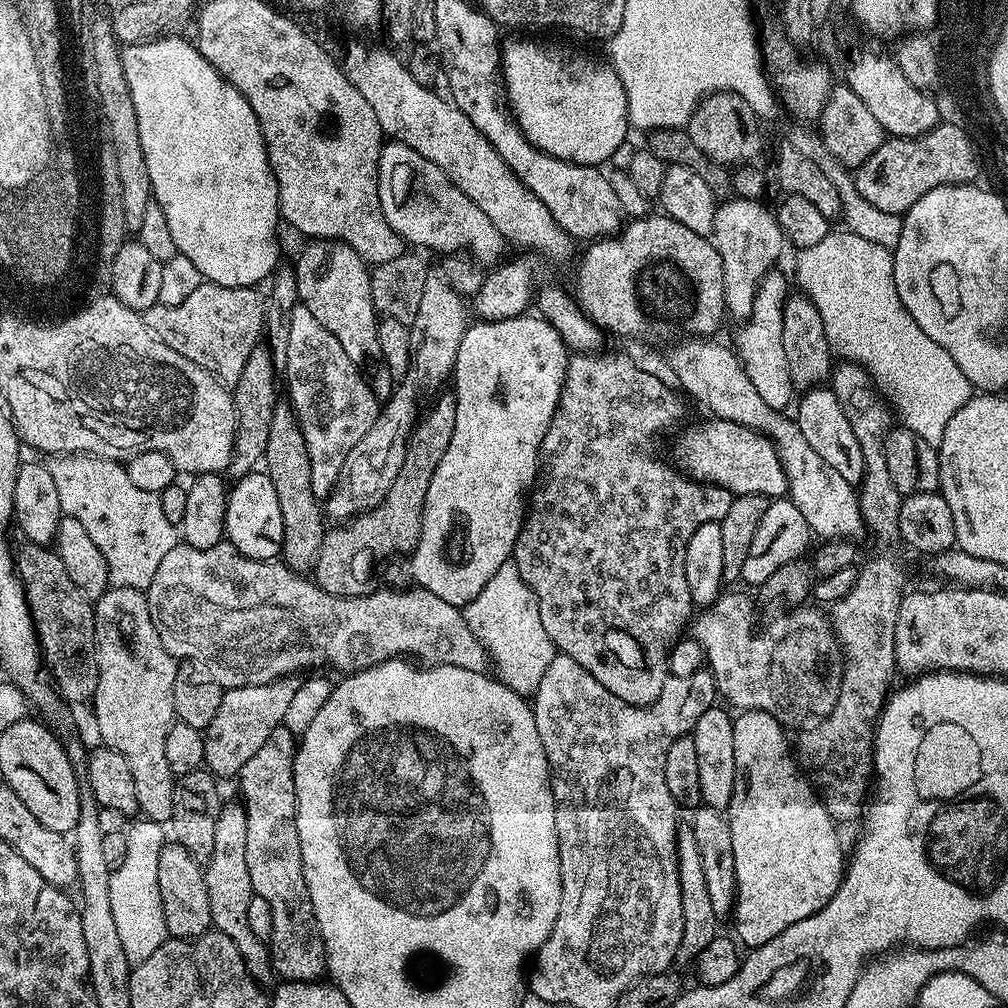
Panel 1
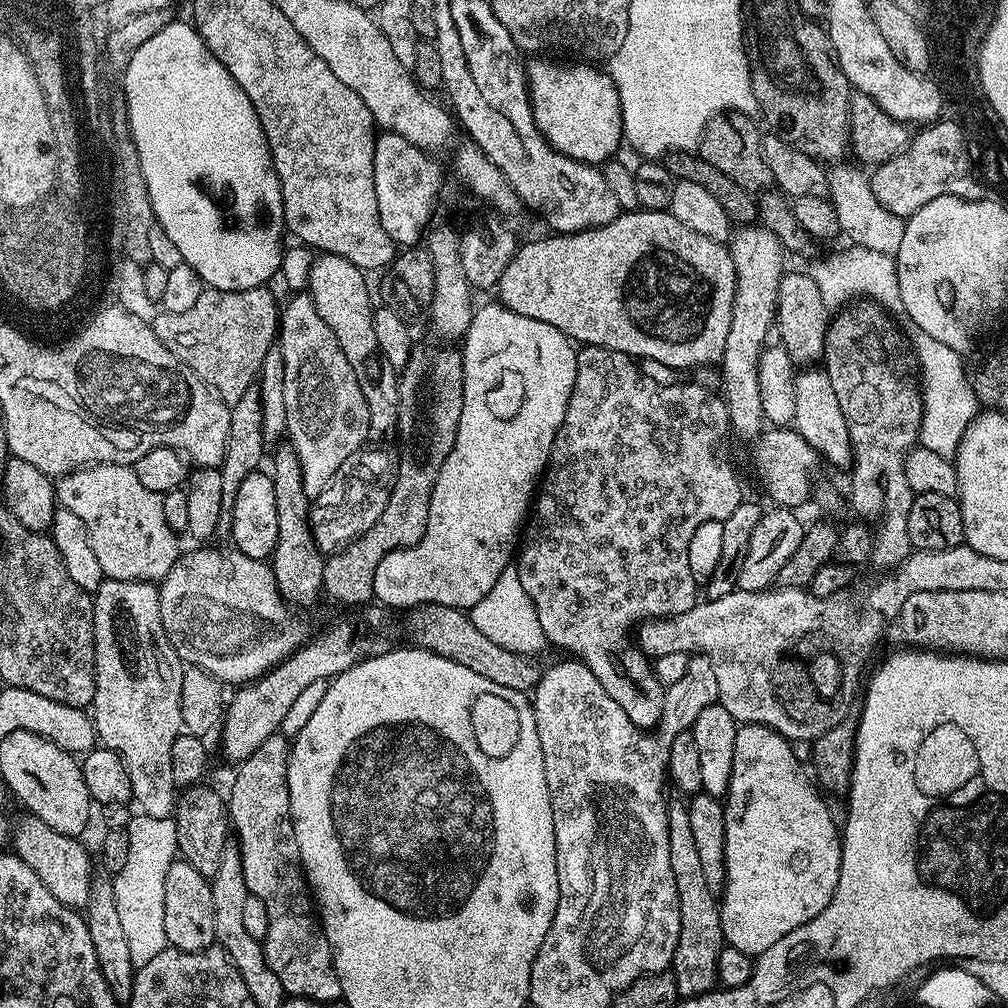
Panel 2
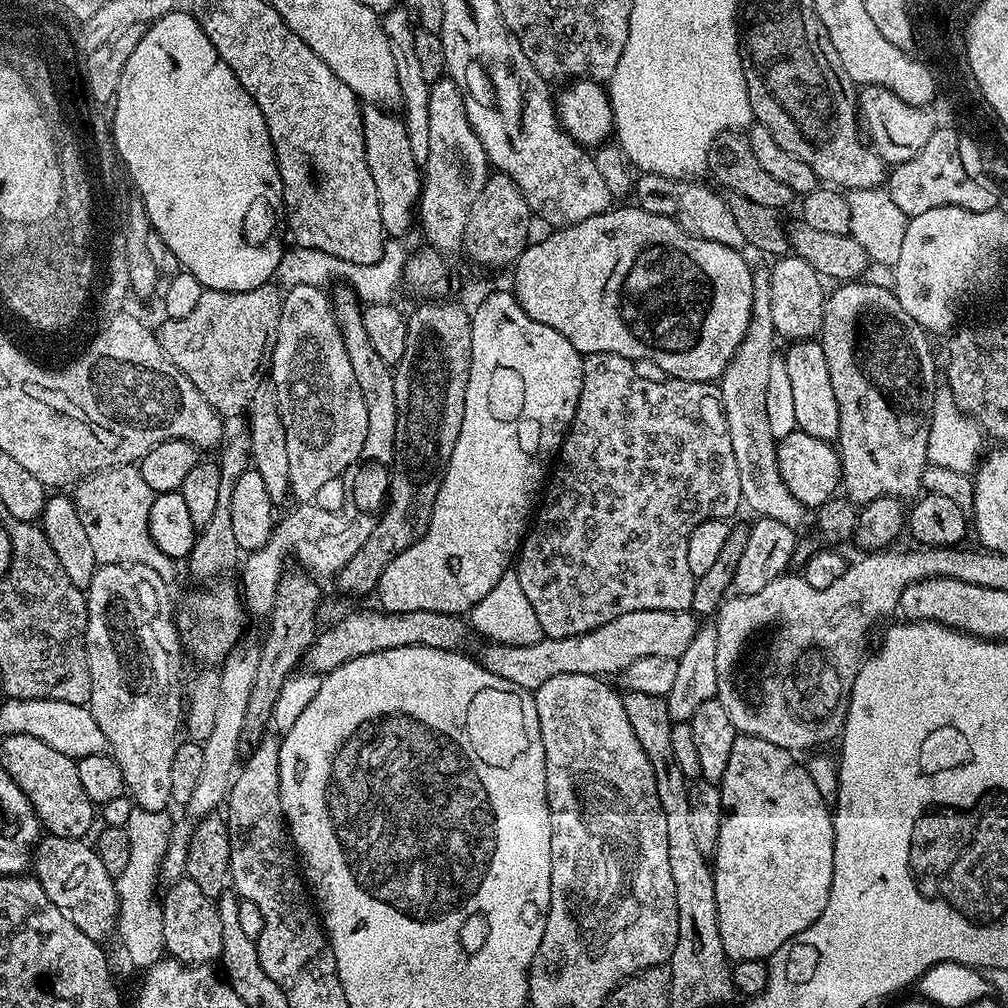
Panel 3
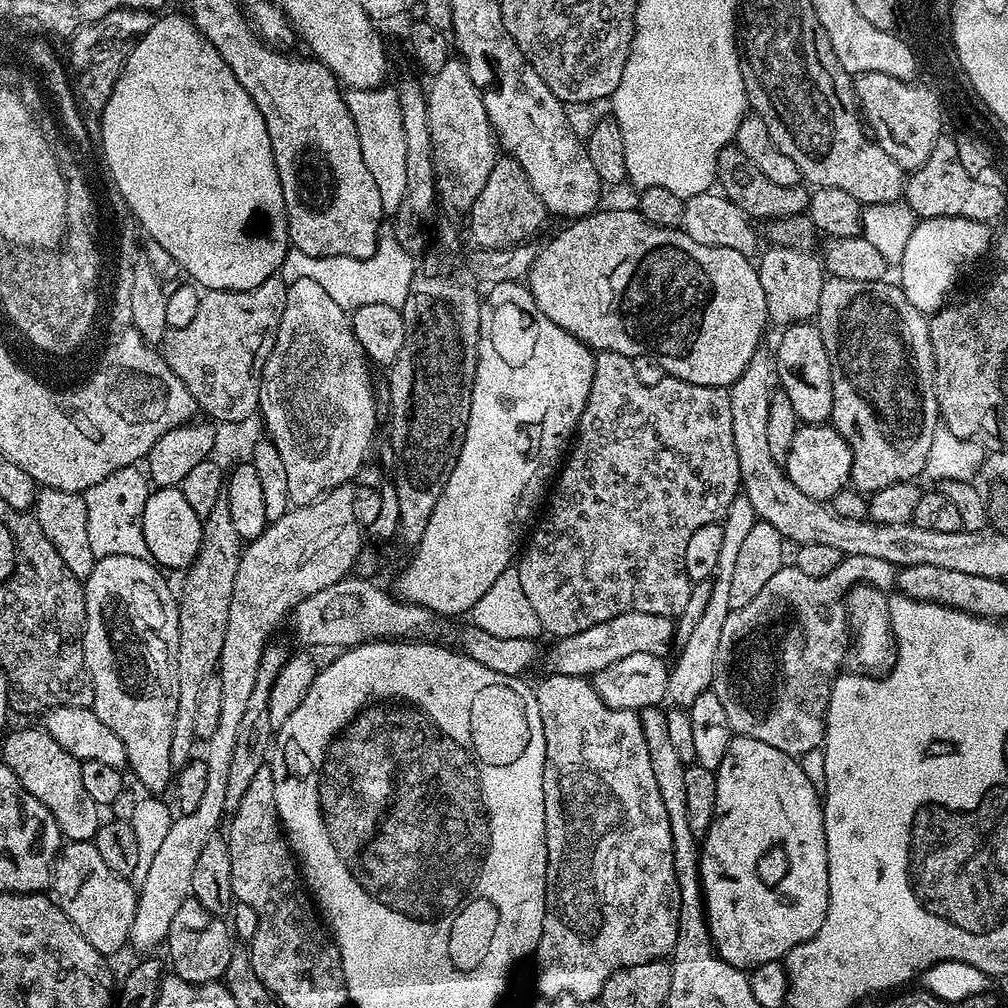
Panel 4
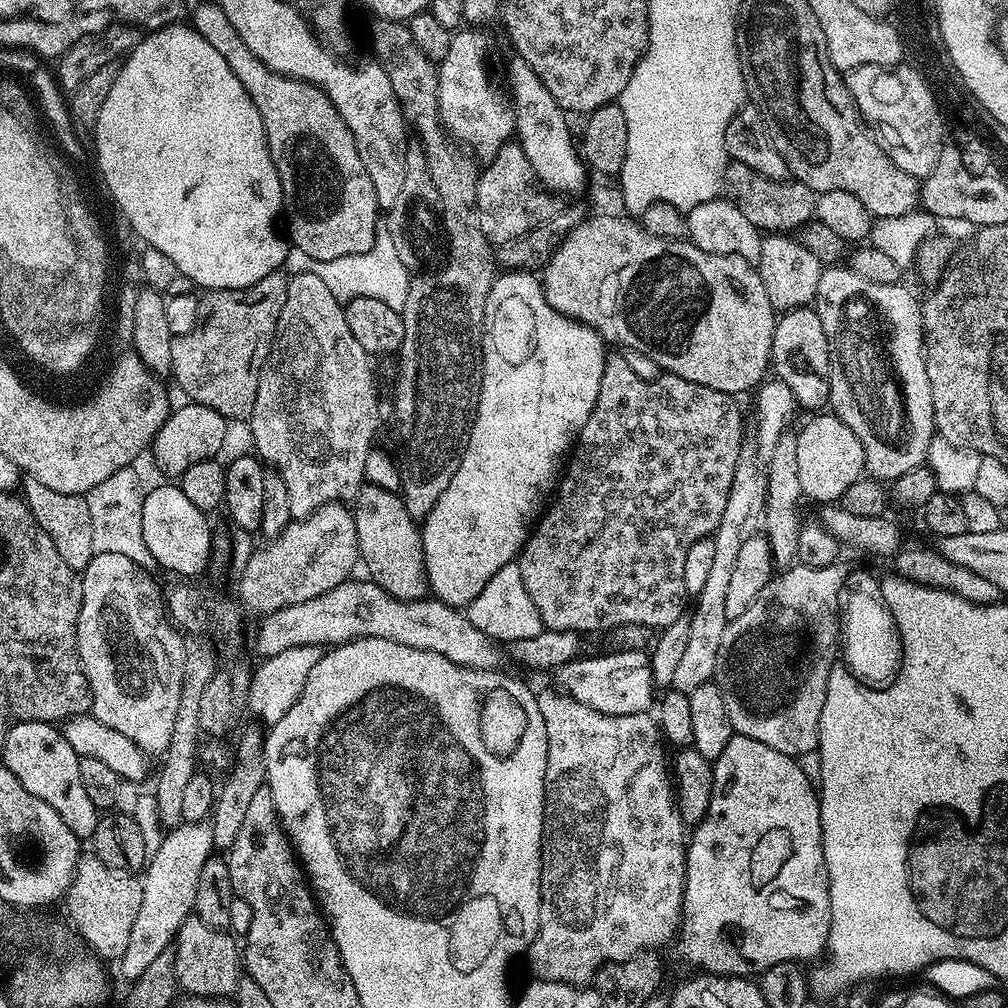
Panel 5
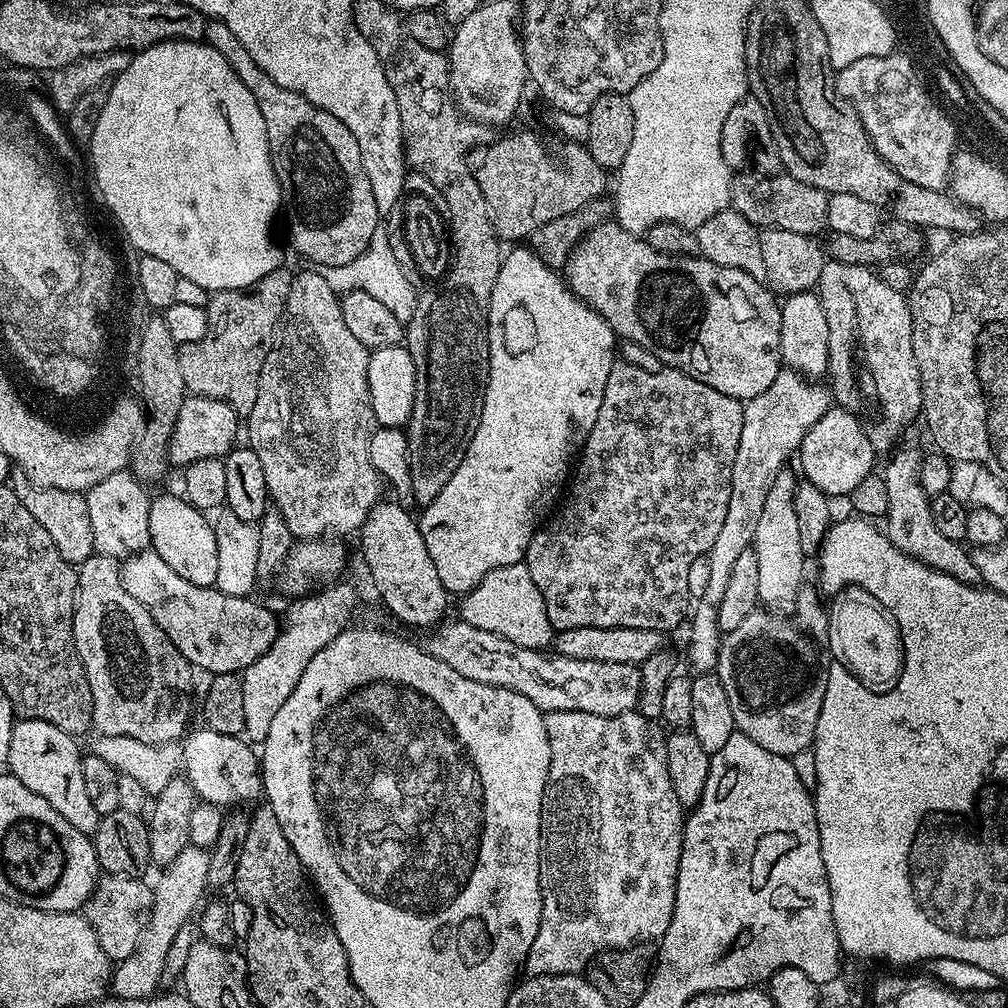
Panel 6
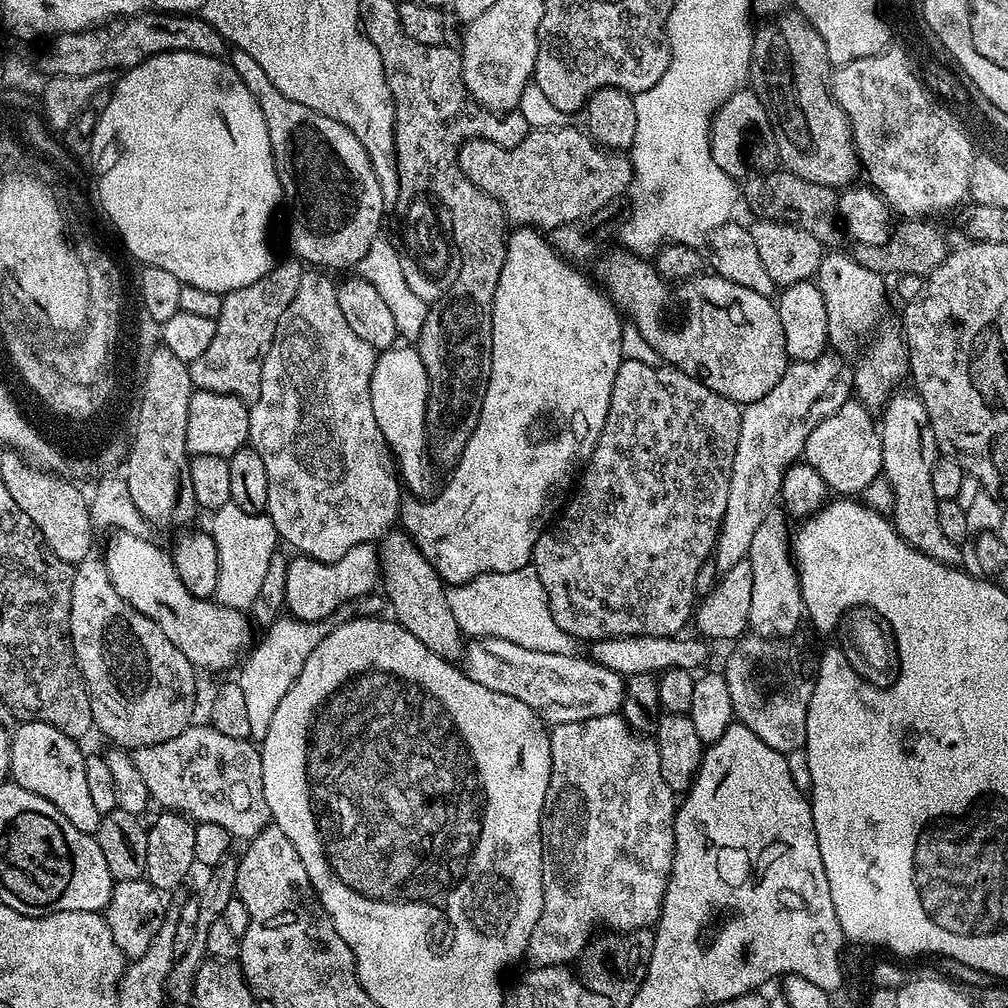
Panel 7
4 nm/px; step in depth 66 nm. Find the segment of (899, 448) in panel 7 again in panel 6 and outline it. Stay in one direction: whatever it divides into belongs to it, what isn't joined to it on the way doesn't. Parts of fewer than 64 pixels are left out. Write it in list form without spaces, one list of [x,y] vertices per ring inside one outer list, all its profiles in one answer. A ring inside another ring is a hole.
[[[903,448],[893,451],[887,457],[888,465],[882,469],[890,501],[886,517],[888,541],[898,550],[902,550],[902,554],[912,556],[913,559],[920,560],[934,570],[950,574],[950,578],[958,578],[958,582],[979,585],[980,571],[978,566],[974,566],[969,551],[964,550],[965,545],[961,541],[944,537],[939,532],[938,526],[934,526],[934,514],[930,514],[931,499],[920,485],[922,452],[916,448]]]

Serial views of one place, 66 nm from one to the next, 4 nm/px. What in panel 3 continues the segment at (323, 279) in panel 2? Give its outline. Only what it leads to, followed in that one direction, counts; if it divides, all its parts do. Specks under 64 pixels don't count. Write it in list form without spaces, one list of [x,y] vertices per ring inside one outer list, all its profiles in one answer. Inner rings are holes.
[[[343,290],[334,298],[333,311],[339,322],[340,333],[346,343],[350,366],[353,367],[358,388],[362,390],[362,398],[366,403],[366,439],[360,451],[361,459],[365,463],[391,465],[394,452],[394,435],[397,429],[397,399],[394,395],[393,369],[391,365],[382,361],[374,351],[374,346],[367,337],[366,326],[362,324],[362,312],[359,299],[350,290]]]

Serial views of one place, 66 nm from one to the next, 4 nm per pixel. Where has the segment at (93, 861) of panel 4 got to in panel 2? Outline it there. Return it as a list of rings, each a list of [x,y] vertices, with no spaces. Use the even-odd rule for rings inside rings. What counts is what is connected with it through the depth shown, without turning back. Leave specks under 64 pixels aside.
[[[24,814],[10,832],[10,844],[15,855],[20,856],[38,878],[42,878],[42,886],[46,886],[54,898],[73,910],[87,905],[94,874],[90,856],[82,843],[77,837],[58,834],[58,830],[46,826],[46,822],[31,814]]]

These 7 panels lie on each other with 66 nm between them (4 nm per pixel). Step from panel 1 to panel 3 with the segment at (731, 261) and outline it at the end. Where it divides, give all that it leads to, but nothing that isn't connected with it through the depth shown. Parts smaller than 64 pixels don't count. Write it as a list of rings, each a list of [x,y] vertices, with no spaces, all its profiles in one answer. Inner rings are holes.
[[[767,271],[753,275],[754,302],[750,326],[718,381],[720,401],[730,426],[730,446],[734,446],[734,458],[738,461],[738,478],[742,482],[742,501],[757,517],[774,518],[786,522],[786,526],[799,529],[806,509],[786,486],[778,470],[777,440],[770,434],[770,418],[766,415],[766,385],[770,378],[770,362],[777,355],[778,337],[770,318],[770,282]]]

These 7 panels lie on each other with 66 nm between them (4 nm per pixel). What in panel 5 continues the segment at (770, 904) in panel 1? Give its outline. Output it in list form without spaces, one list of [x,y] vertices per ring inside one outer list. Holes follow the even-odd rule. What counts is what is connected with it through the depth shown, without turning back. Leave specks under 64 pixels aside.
[[[733,734],[726,742],[726,750],[714,761],[714,790],[710,790],[710,806],[702,818],[691,829],[690,839],[686,844],[684,858],[684,910],[682,923],[678,929],[680,956],[688,964],[697,964],[699,971],[714,976],[759,977],[770,966],[778,962],[805,962],[815,956],[825,955],[828,947],[828,935],[832,919],[830,918],[830,894],[828,893],[828,871],[824,861],[824,843],[822,842],[822,818],[820,817],[820,797],[818,788],[811,784],[802,772],[797,757],[782,754],[782,750],[773,750],[754,738]]]

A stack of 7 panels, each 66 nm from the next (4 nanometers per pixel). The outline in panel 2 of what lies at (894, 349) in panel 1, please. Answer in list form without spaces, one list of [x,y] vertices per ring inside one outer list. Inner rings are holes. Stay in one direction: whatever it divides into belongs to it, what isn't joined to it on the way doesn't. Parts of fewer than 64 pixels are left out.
[[[855,246],[847,247],[841,252],[830,253],[825,260],[818,261],[813,268],[810,268],[810,275],[814,278],[814,282],[818,282],[822,302],[826,302],[830,310],[839,310],[857,298],[867,298],[873,300],[875,304],[881,304],[889,314],[903,313],[902,290],[898,290],[895,255]],[[915,326],[909,329],[906,336],[914,345],[918,372],[922,377],[924,398],[924,417],[920,423],[919,447],[934,450],[934,453],[949,458],[955,457],[958,446],[962,442],[962,434],[966,434],[968,429],[968,423],[978,415],[976,390],[969,373],[968,376],[964,373],[965,357],[959,352],[950,350],[950,346],[930,338],[926,330]]]

